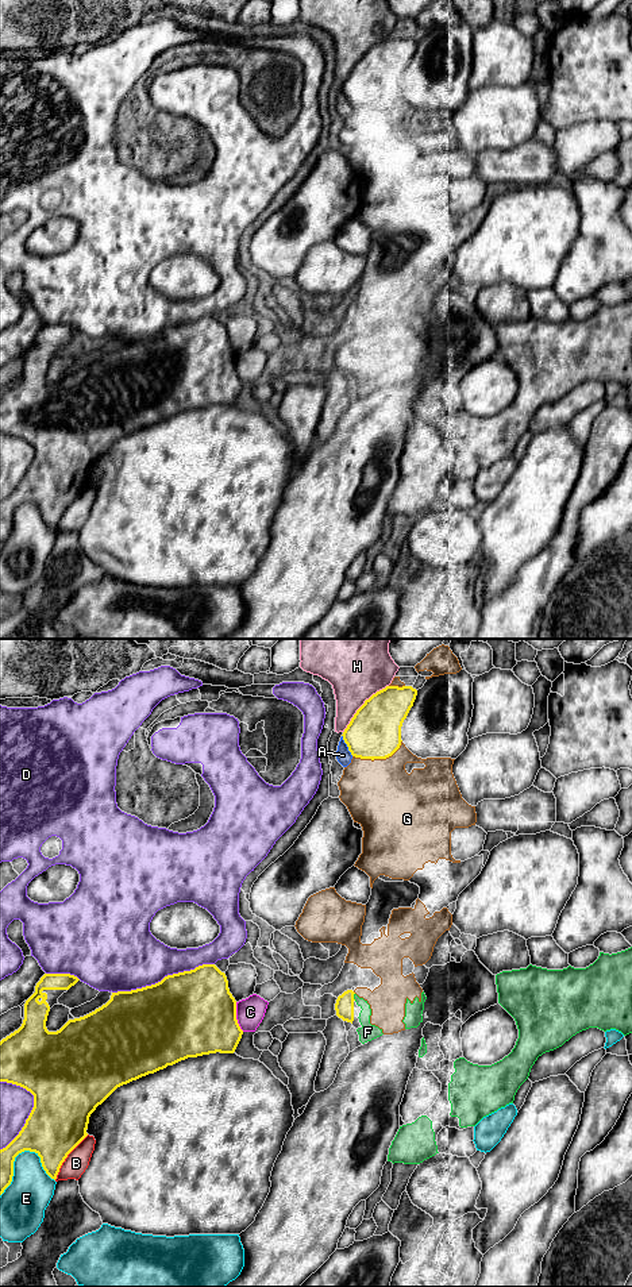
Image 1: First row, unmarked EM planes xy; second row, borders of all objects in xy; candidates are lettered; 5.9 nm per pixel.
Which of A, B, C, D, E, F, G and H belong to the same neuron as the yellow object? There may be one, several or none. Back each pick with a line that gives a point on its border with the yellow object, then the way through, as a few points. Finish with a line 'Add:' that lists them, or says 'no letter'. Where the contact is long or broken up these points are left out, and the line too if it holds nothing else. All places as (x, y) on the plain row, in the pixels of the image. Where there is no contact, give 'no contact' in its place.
F: xy (353, 349) | across xy (345, 355), (353, 349), (365, 359), (367, 384)
Add: F

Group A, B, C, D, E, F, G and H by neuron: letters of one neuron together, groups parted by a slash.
A / B / C / D / E / F / G / H

